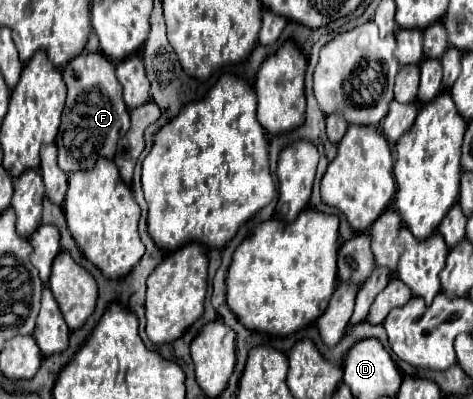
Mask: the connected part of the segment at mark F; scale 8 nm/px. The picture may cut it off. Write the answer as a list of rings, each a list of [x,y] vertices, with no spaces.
[[[85,51],[71,59],[63,69],[63,81],[67,85],[67,105],[55,141],[59,147],[59,167],[65,173],[89,171],[97,159],[113,159],[117,141],[129,129],[129,111],[121,97],[115,67],[103,53]]]

